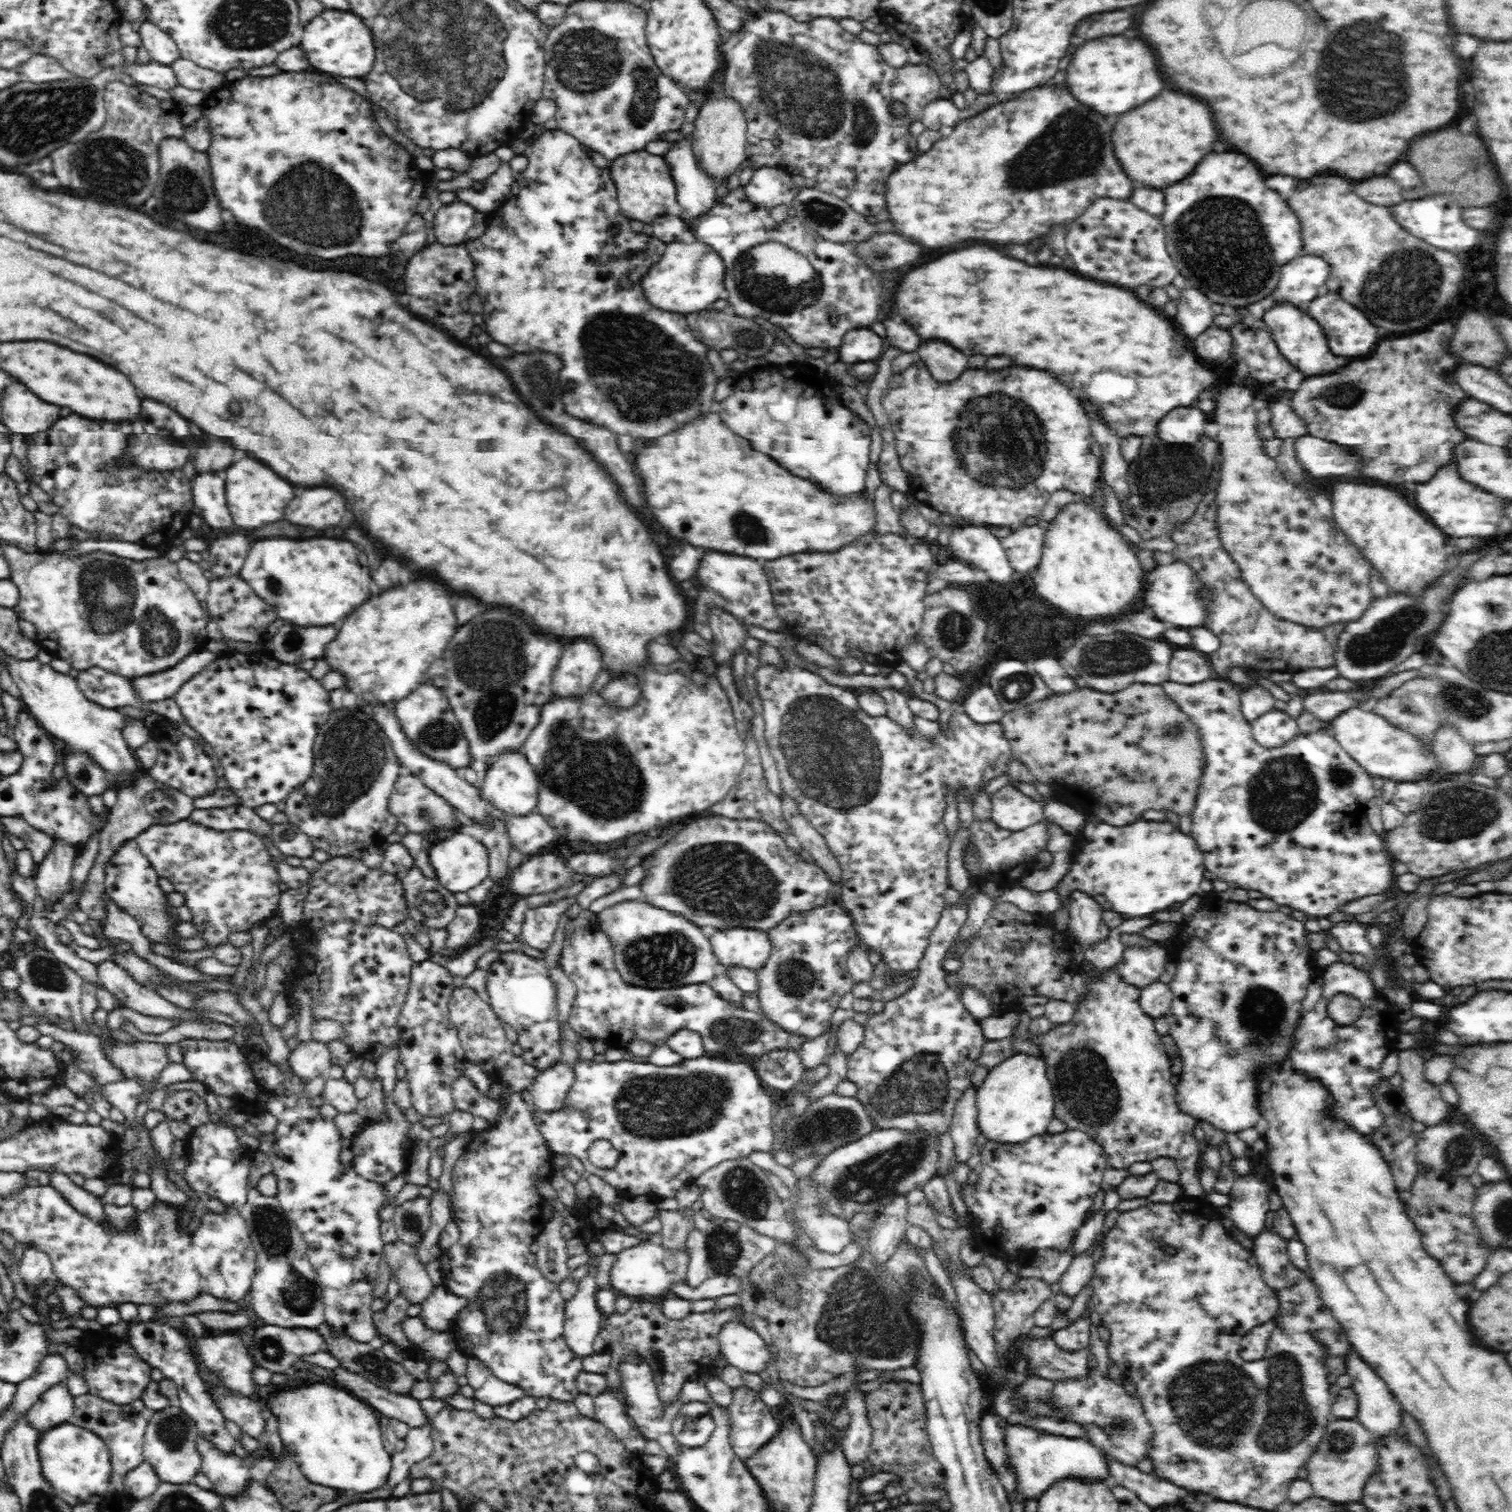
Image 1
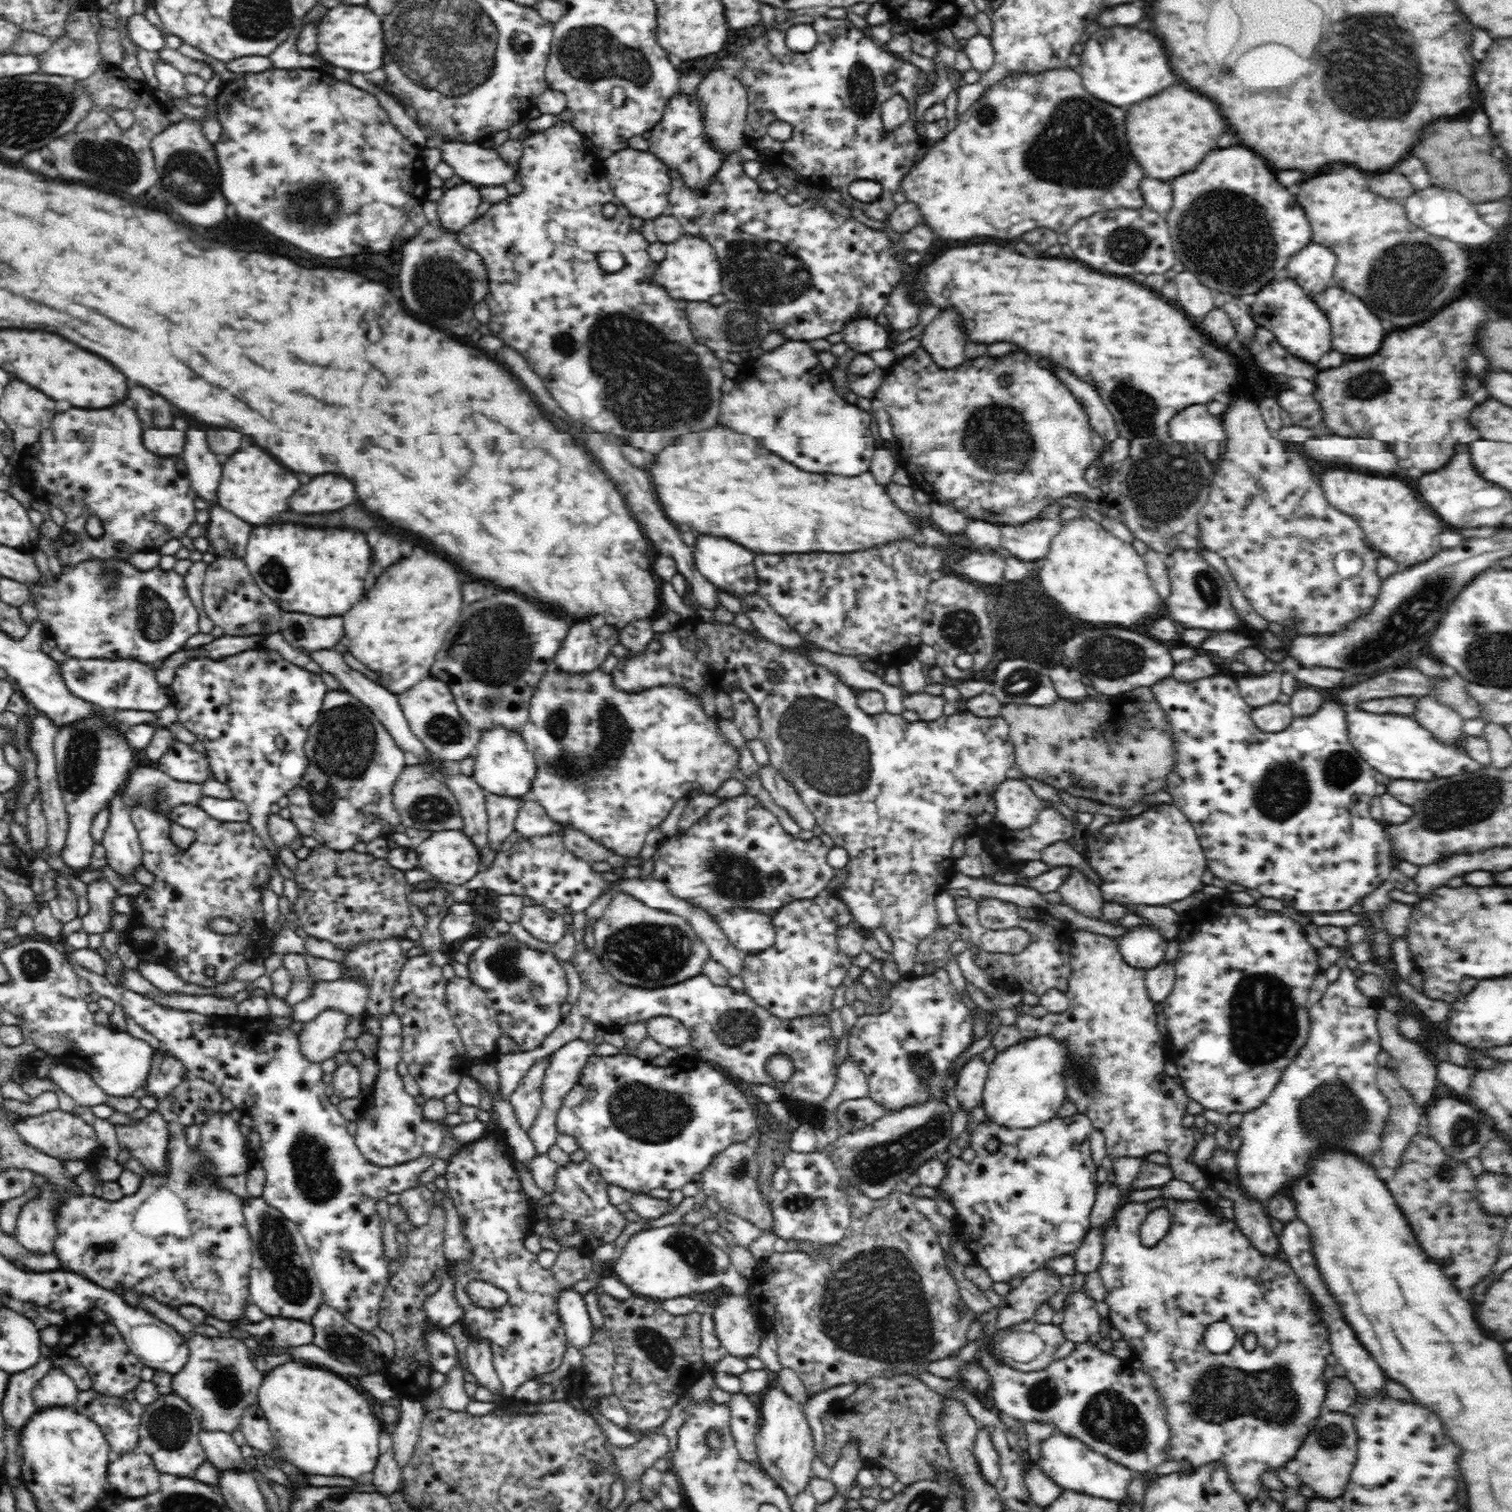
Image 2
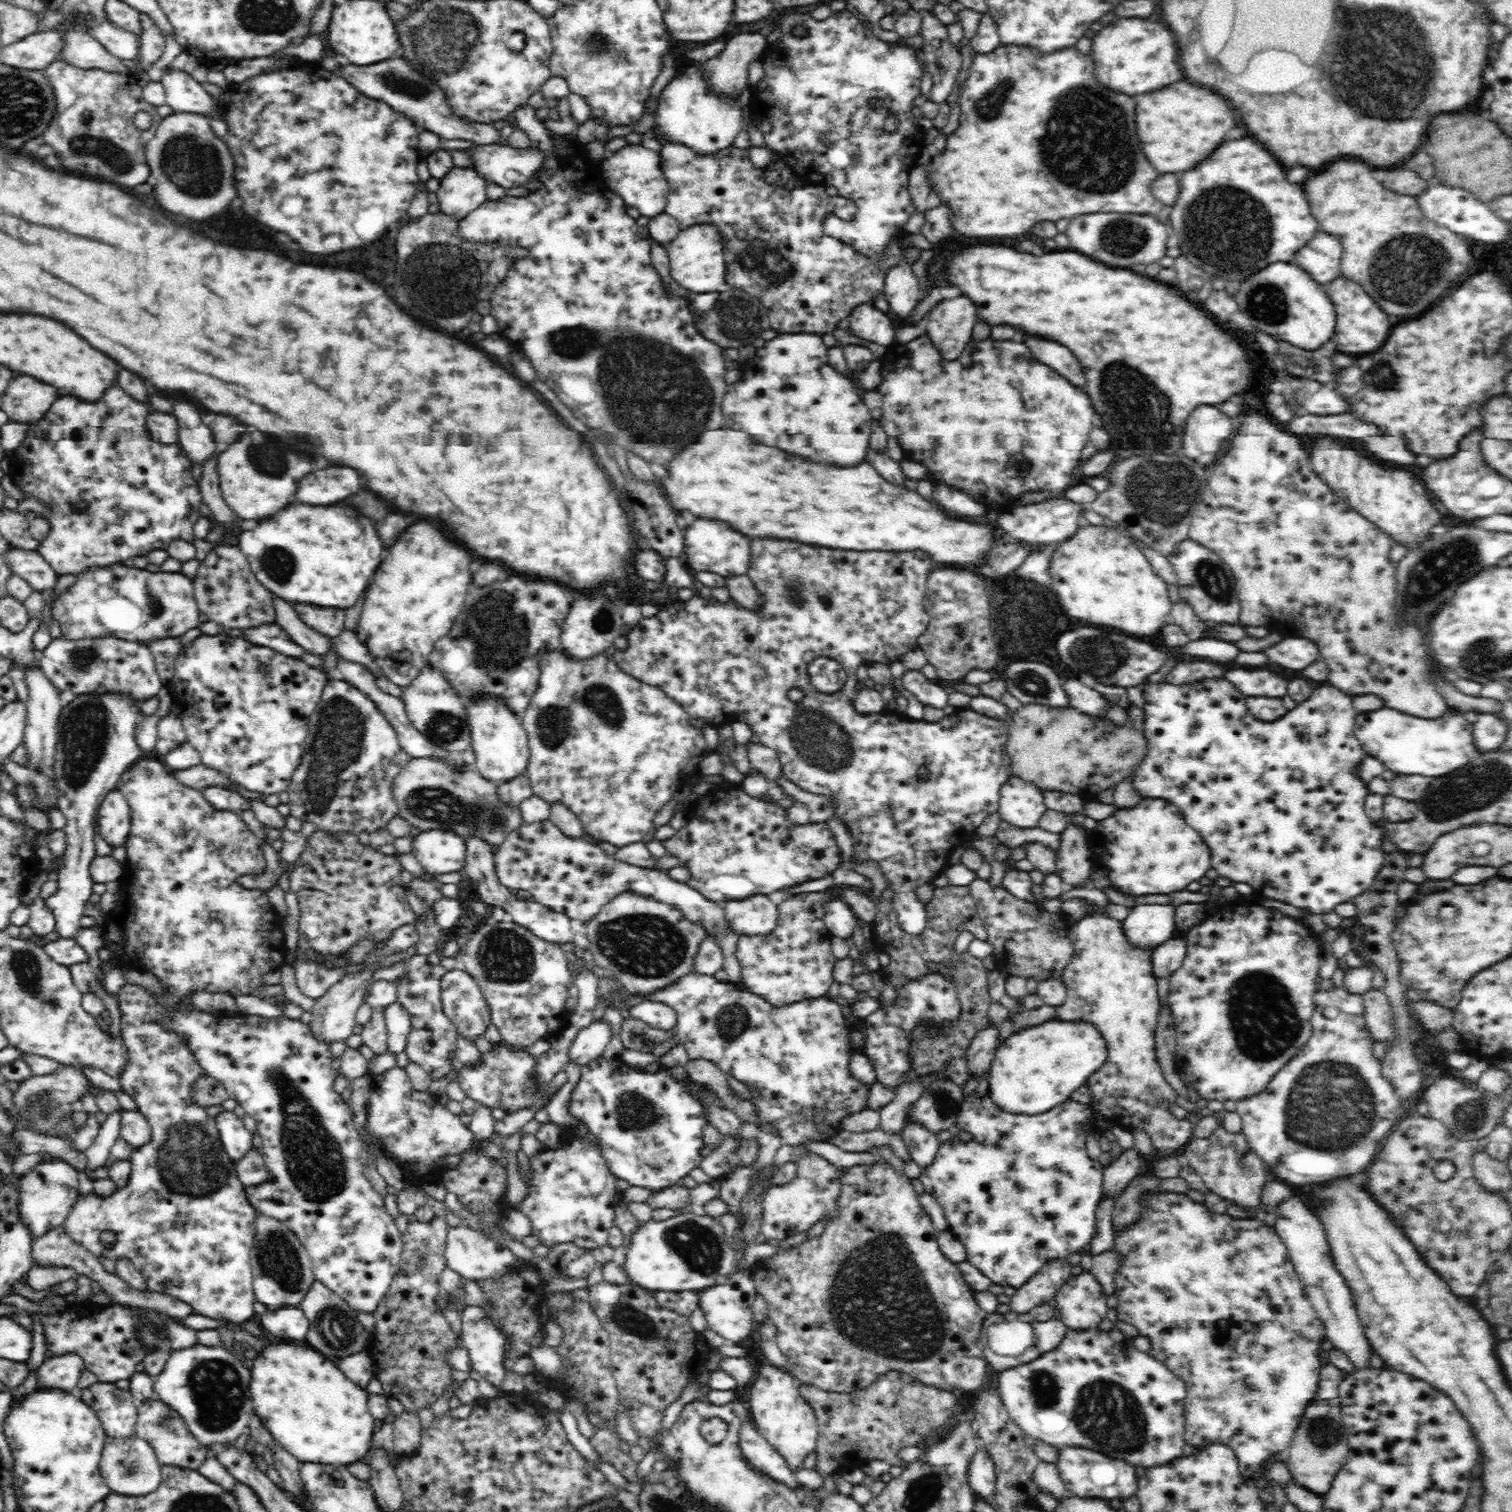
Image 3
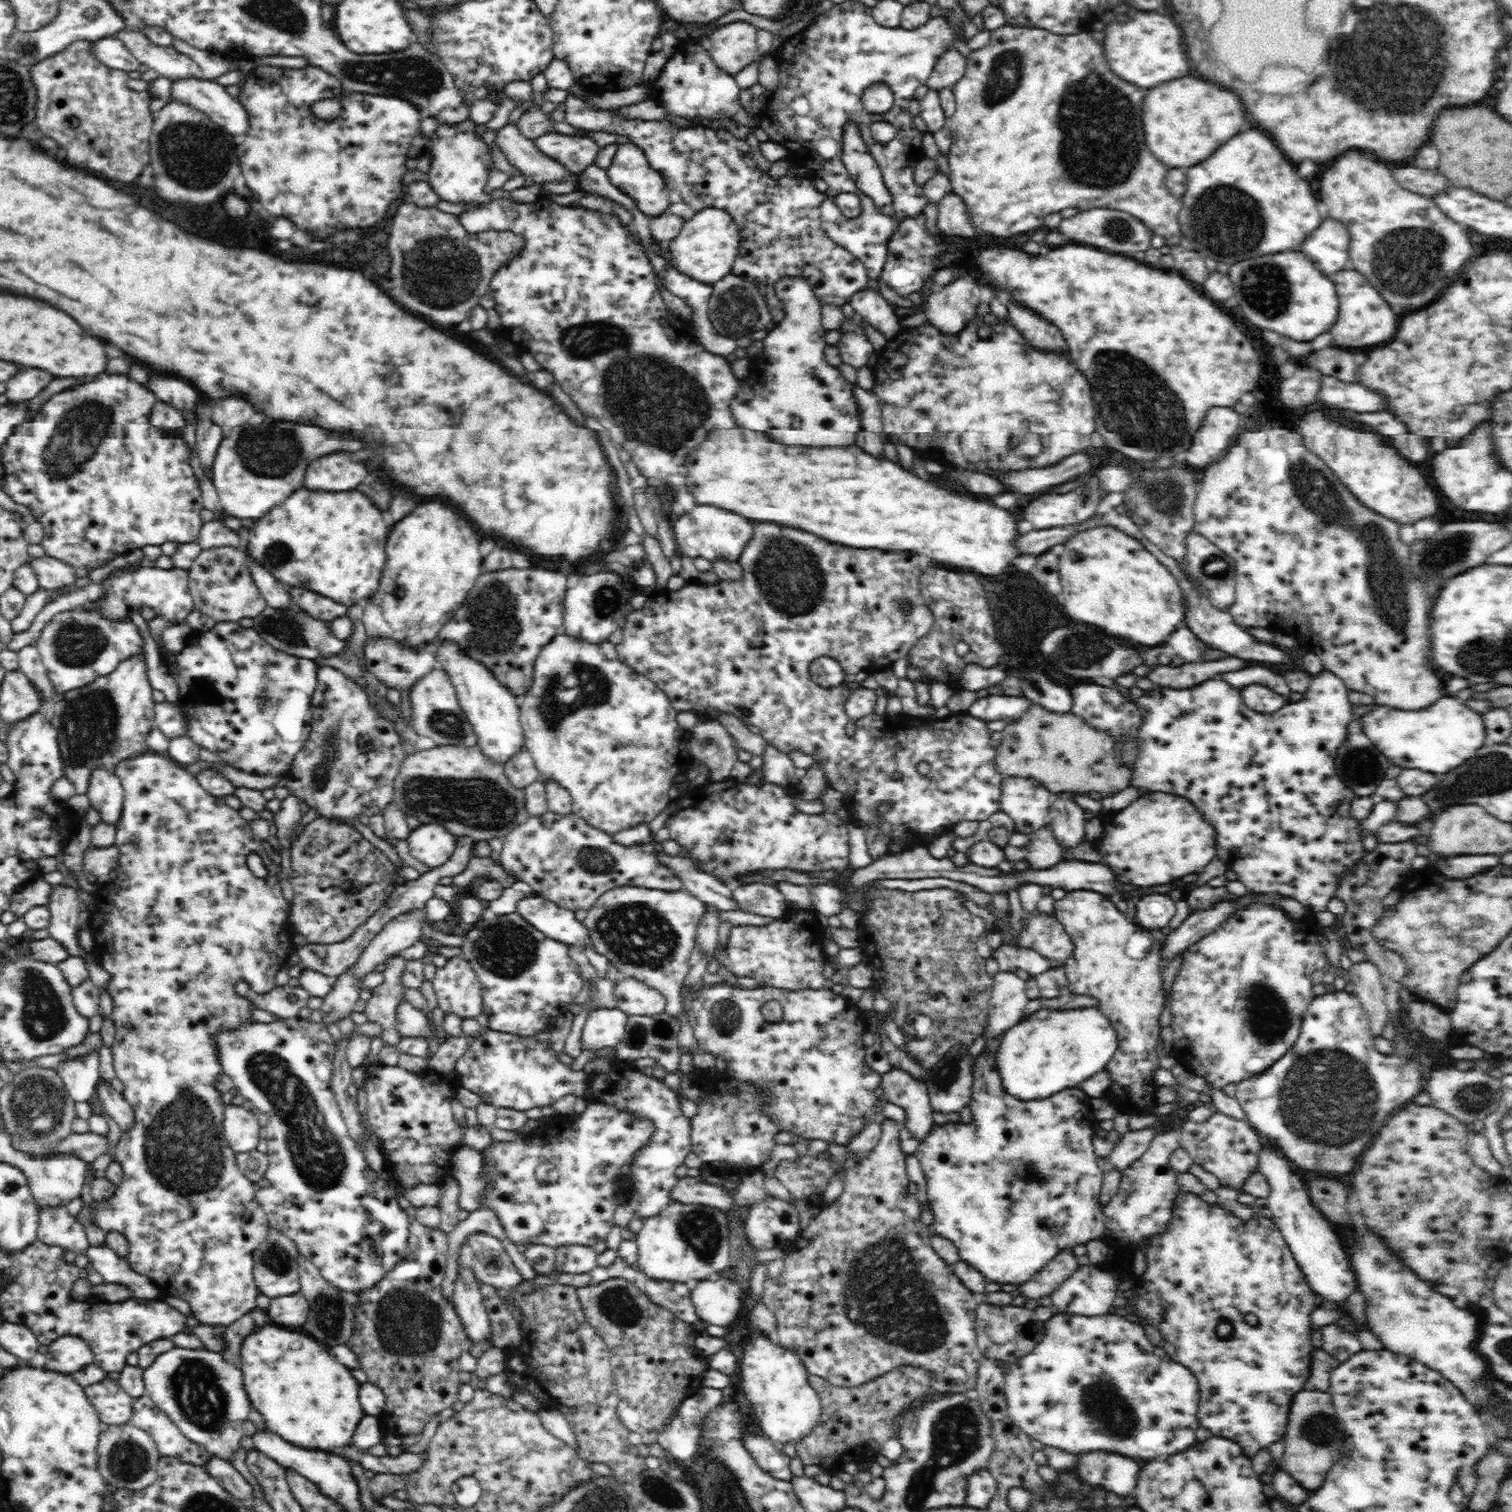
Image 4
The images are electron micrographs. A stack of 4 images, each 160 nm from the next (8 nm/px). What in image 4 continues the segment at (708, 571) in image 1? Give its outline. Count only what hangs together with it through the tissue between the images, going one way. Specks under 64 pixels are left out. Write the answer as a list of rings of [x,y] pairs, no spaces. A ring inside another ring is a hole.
[[[698,504],[688,514],[681,514],[672,520],[671,528],[674,530],[676,550],[680,557],[703,557],[709,561],[724,558],[732,561],[738,560],[742,549],[752,538],[752,520],[734,514],[732,510],[724,510],[712,504]]]

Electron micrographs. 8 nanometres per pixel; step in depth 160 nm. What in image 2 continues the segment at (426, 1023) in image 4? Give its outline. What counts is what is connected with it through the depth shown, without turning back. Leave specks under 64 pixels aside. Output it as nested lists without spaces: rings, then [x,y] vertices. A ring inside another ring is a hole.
[[[396,1011],[384,1013],[379,1018],[382,1032],[376,1052],[376,1061],[380,1072],[373,1082],[374,1107],[365,1114],[360,1114],[355,1133],[356,1145],[368,1160],[378,1165],[399,1165],[422,1157],[440,1158],[448,1163],[461,1152],[466,1142],[456,1137],[454,1127],[444,1120],[434,1122],[424,1118],[424,1108],[418,1108],[416,1097],[404,1092],[403,1077],[397,1071],[397,1064],[402,1061],[403,1023]]]

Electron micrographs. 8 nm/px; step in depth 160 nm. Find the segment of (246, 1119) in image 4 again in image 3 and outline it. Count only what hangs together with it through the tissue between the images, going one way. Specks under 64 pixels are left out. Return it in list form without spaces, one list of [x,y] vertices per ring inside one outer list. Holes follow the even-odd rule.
[[[220,1110],[215,1119],[220,1141],[224,1143],[226,1153],[234,1159],[234,1162],[246,1156],[254,1143],[252,1143],[253,1134],[244,1126],[242,1119],[238,1118],[233,1111],[225,1110]]]

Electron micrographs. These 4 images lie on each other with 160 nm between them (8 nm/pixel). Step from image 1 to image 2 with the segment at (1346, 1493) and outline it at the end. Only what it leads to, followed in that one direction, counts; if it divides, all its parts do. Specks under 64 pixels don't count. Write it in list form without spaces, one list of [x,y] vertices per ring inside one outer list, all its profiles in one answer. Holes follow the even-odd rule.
[[[1314,1424],[1296,1452],[1296,1460],[1300,1462],[1298,1476],[1320,1497],[1336,1501],[1349,1481],[1349,1474],[1357,1457],[1356,1450],[1350,1450],[1346,1446],[1320,1446],[1316,1428],[1318,1426]]]

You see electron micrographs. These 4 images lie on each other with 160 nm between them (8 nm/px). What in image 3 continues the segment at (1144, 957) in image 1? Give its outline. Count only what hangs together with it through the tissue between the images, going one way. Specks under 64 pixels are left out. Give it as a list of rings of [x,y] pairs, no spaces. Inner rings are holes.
[[[1138,904],[1131,907],[1123,920],[1124,933],[1141,951],[1151,951],[1157,944],[1168,940],[1176,924],[1176,907],[1171,904]]]

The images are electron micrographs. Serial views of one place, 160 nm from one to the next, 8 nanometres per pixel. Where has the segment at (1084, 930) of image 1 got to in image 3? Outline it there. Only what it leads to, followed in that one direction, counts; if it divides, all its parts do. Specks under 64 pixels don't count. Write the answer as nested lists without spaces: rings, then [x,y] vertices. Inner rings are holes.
[[[1068,814],[1069,821],[1067,825],[1059,832],[1060,844],[1057,848],[1056,857],[1056,874],[1064,881],[1064,883],[1071,885],[1073,888],[1087,888],[1091,882],[1090,871],[1092,868],[1091,853],[1086,847],[1086,829],[1080,824],[1070,822],[1071,814]]]

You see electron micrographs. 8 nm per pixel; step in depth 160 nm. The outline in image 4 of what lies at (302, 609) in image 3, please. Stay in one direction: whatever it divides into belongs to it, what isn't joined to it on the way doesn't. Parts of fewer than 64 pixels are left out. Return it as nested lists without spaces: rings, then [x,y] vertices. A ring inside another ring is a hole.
[[[288,586],[287,589],[290,600],[320,620],[332,622],[332,620],[344,616],[348,612],[348,605],[330,600],[328,596],[322,596],[314,590],[303,586]]]

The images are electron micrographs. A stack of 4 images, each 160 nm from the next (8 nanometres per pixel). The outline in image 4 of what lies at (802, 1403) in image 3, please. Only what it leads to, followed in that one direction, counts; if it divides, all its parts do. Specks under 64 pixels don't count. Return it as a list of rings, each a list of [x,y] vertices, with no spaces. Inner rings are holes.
[[[756,1330],[744,1346],[739,1368],[742,1368],[742,1388],[760,1420],[762,1432],[770,1440],[777,1445],[794,1442],[805,1438],[816,1426],[823,1403],[812,1387],[811,1375],[795,1347],[782,1345],[778,1340],[774,1342],[770,1336]]]

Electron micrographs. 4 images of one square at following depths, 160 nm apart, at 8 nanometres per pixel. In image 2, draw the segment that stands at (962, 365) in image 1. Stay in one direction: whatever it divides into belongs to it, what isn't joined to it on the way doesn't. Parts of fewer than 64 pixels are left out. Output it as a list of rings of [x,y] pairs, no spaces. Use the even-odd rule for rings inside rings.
[[[946,308],[922,332],[922,346],[936,363],[944,368],[954,368],[964,362],[964,344],[968,340],[964,318],[956,308]]]

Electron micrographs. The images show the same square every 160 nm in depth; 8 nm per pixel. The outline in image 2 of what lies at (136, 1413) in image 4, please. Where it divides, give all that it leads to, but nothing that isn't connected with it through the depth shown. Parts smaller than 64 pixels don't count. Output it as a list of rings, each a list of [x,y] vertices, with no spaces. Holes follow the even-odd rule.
[[[161,1394],[154,1402],[143,1405],[139,1418],[138,1451],[148,1453],[161,1474],[195,1476],[195,1470],[207,1461],[200,1444],[201,1428],[197,1414],[175,1394]]]

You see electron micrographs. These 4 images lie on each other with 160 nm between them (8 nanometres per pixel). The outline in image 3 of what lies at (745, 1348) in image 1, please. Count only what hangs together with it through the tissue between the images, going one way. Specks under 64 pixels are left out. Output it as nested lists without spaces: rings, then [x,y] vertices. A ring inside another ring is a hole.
[[[752,1270],[738,1272],[729,1279],[702,1289],[698,1294],[698,1305],[704,1311],[707,1328],[720,1334],[730,1344],[742,1344],[756,1326],[752,1318],[752,1306],[758,1293],[755,1290],[753,1273]]]

